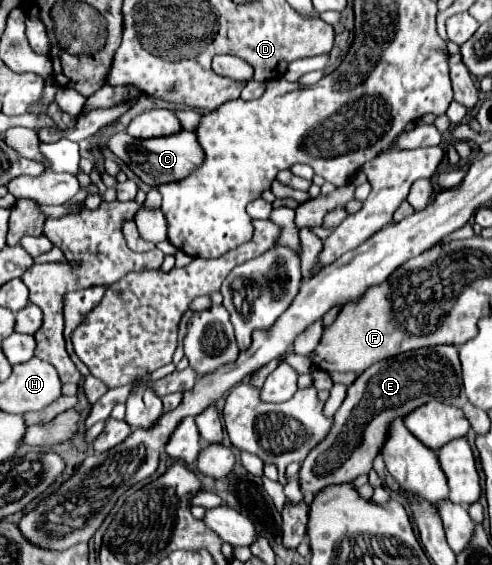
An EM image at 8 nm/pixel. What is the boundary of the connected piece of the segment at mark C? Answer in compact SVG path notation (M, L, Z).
M181 131L179 135L169 135L167 139L131 139L131 135L127 135L127 133L117 133L109 139L107 147L119 159L123 159L143 183L147 183L151 187L155 187L159 183L171 183L171 181L185 179L205 159L205 151L199 145L197 135L191 131Z

